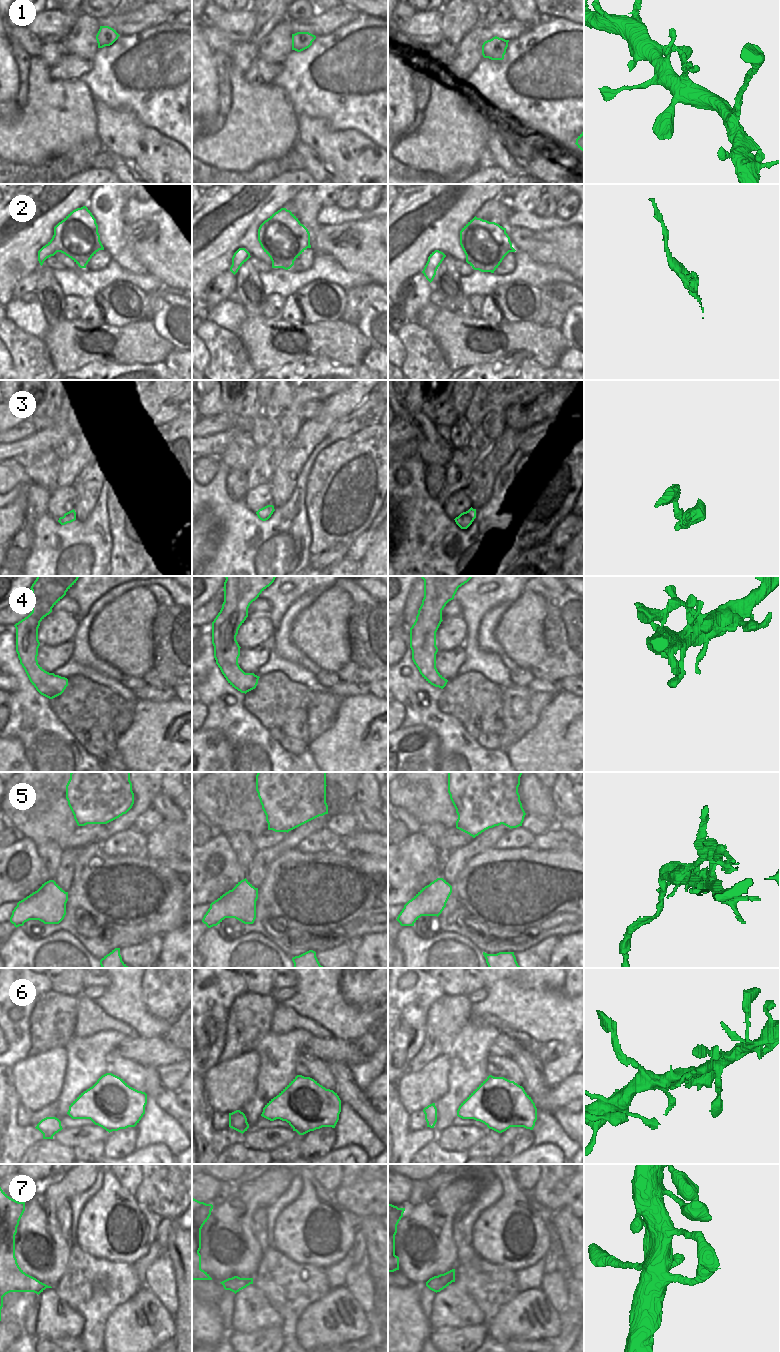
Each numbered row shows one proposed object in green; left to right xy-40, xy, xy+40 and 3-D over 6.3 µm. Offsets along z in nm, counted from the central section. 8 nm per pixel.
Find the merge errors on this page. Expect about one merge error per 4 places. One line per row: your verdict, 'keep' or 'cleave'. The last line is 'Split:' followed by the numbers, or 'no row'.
1: cleave
2: keep
3: keep
4: keep
5: cleave
6: keep
7: keep
Split: 1, 5

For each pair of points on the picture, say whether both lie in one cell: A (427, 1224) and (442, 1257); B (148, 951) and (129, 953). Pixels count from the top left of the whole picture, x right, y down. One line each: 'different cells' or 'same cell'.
A: same cell
B: same cell

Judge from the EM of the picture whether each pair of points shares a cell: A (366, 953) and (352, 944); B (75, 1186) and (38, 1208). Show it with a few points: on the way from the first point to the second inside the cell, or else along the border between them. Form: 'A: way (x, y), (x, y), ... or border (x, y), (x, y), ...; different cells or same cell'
A: border (362, 938), (353, 957); different cells
B: way (65, 1189), (50, 1196), (45, 1201); same cell

